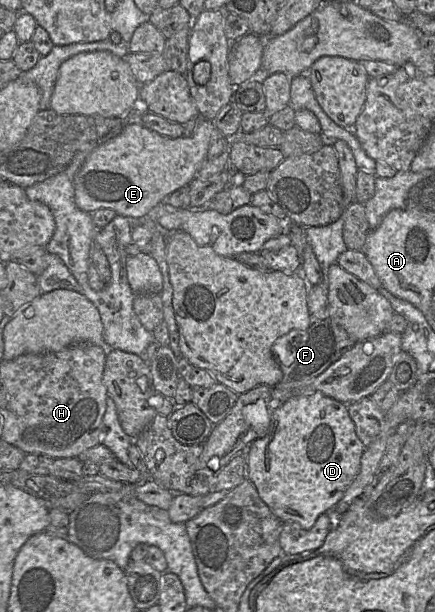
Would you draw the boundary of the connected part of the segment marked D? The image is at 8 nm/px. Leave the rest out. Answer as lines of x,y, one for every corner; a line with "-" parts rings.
316,391
285,401
272,413
267,431
246,449
247,479
256,487
259,497
282,522
297,522
310,529
317,518
335,509
345,491
359,474
365,447
356,434
348,405

